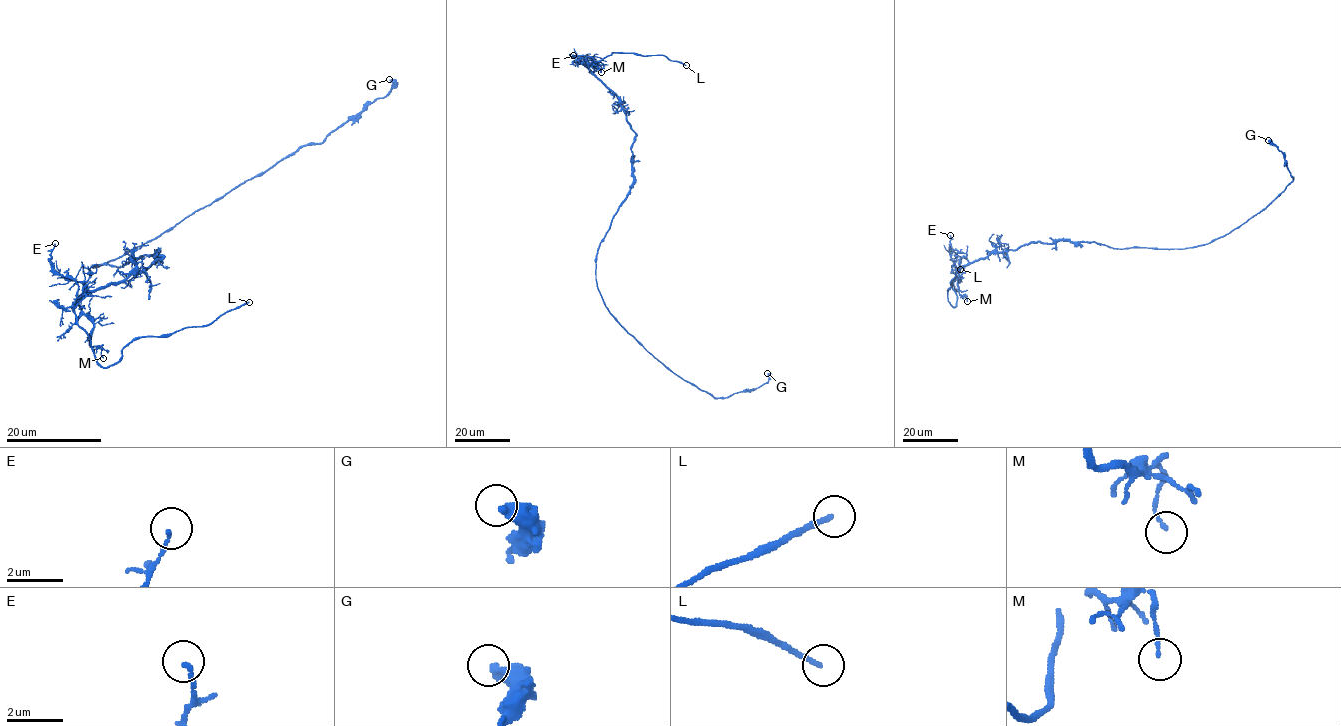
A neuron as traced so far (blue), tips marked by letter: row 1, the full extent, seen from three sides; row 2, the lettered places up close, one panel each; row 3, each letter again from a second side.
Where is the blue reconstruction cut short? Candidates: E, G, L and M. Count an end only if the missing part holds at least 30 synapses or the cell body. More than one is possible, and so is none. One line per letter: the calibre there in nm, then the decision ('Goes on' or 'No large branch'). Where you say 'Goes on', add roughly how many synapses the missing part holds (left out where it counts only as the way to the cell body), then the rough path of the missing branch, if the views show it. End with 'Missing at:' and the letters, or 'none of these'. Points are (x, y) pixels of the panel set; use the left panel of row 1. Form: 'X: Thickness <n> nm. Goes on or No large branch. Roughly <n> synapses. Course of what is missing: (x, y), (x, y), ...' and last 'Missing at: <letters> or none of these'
E: Thickness 140 nm. No large branch
G: Thickness 400 nm. No large branch
L: Thickness 170 nm. Goes on. Course of what is missing: (249, 302), (262, 291), (286, 284), (289, 272), (293, 272)
M: Thickness 100 nm. No large branch
Missing at: L

